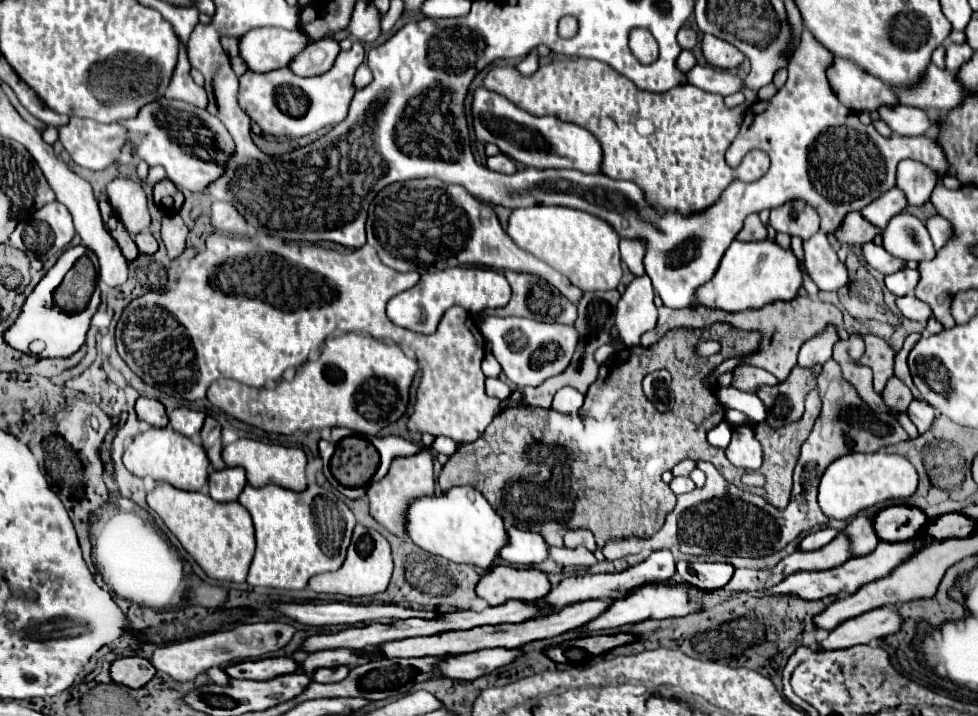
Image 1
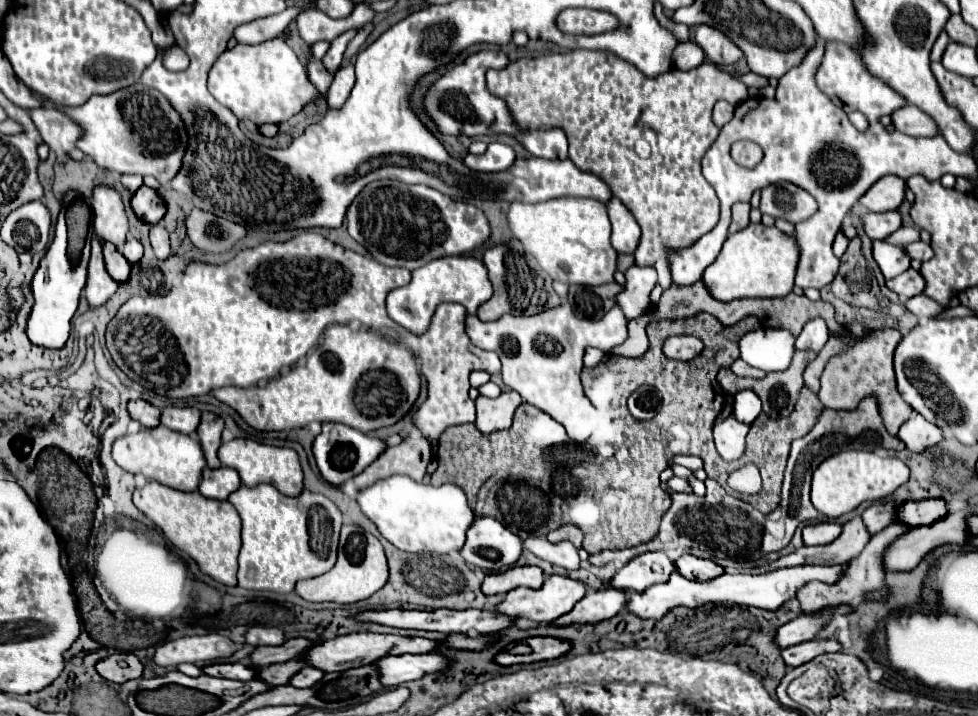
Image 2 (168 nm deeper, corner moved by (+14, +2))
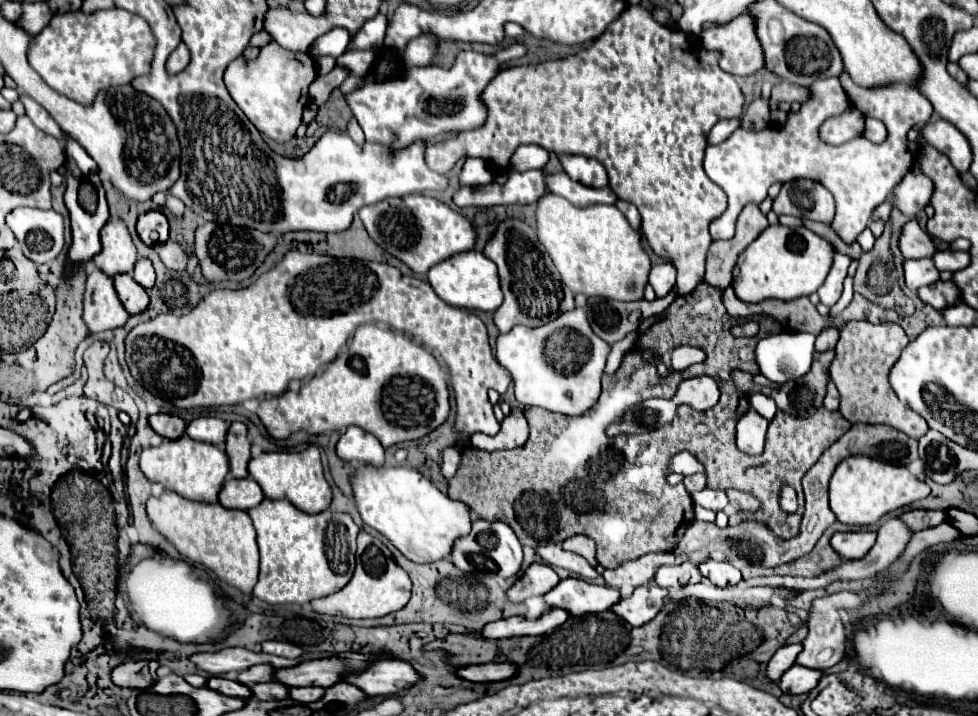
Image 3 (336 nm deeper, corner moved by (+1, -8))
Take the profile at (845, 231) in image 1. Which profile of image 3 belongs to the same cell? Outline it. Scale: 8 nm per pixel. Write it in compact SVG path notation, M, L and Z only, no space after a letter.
M914 218L902 226L900 238L898 238L898 248L904 258L924 258L924 256L930 258L936 252L936 246L934 246L930 234L924 232Z

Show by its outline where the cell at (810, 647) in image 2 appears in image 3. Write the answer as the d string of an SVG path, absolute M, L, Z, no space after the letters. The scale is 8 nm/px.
M794 664L788 668L780 678L780 688L790 694L806 694L810 692L824 672L818 672L816 668L802 668L800 664Z

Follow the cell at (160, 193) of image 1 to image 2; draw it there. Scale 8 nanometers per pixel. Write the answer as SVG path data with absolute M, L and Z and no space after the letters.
M141 186L135 196L131 198L131 208L137 218L145 222L159 222L165 214L165 204L161 202L159 194L147 186Z

